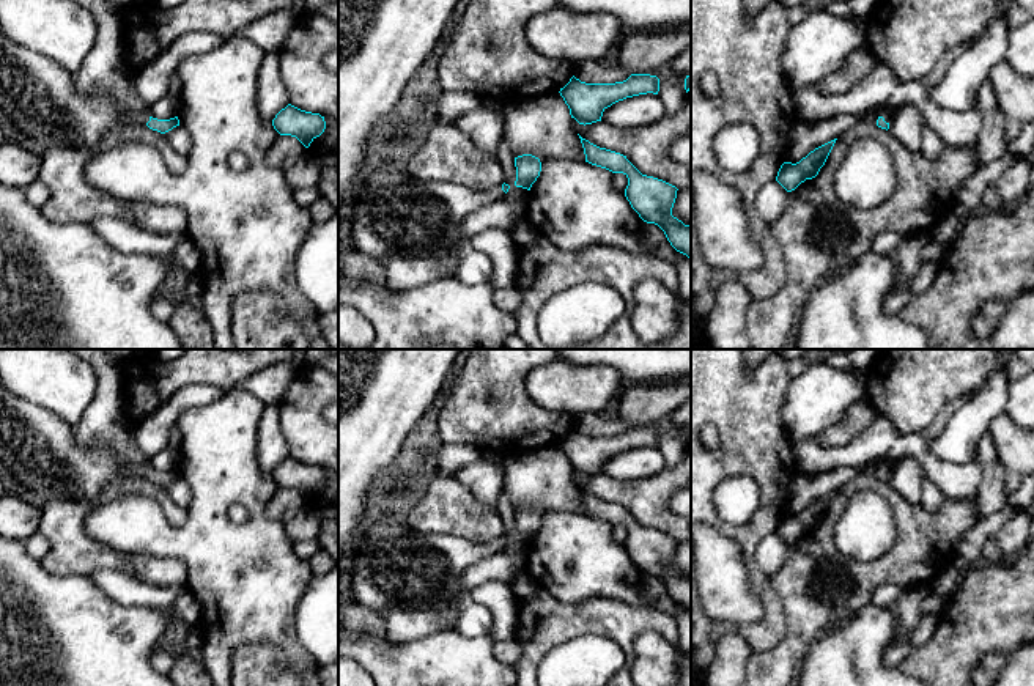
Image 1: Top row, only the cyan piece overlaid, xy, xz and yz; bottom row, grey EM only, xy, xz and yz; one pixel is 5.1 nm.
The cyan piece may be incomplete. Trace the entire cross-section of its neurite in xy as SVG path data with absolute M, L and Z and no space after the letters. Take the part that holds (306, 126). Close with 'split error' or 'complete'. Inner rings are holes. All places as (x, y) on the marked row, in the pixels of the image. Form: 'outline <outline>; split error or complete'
outline M288 104L275 115L272 126L280 135L296 137L308 148L324 132L326 121L319 113L305 112Z; complete

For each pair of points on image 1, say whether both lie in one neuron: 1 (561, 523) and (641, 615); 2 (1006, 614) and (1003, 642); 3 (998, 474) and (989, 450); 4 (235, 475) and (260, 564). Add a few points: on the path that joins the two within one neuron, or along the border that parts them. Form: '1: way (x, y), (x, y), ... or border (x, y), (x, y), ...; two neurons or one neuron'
1: border (597, 597), (620, 600), (633, 606), (646, 606); two neurons
2: way (1003, 620), (1003, 636); one neuron
3: way (992, 468), (989, 457); one neuron
4: way (255, 497), (257, 542); one neuron

